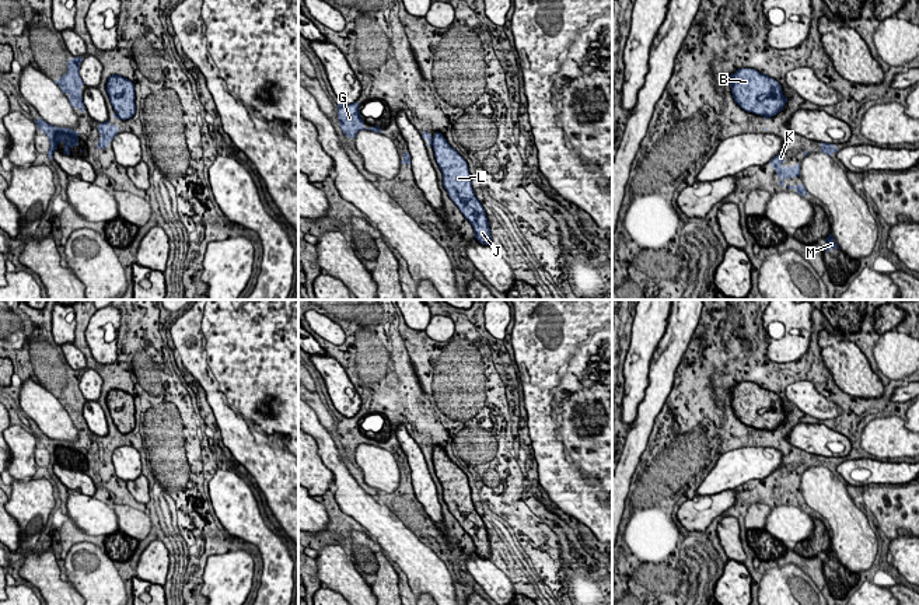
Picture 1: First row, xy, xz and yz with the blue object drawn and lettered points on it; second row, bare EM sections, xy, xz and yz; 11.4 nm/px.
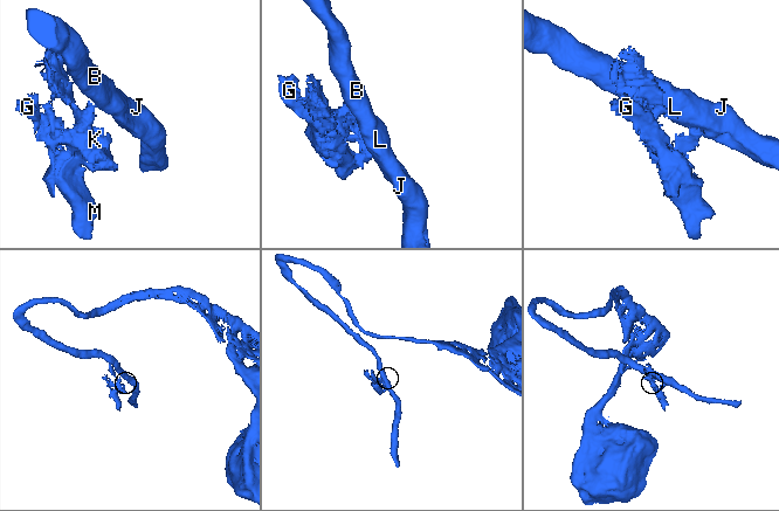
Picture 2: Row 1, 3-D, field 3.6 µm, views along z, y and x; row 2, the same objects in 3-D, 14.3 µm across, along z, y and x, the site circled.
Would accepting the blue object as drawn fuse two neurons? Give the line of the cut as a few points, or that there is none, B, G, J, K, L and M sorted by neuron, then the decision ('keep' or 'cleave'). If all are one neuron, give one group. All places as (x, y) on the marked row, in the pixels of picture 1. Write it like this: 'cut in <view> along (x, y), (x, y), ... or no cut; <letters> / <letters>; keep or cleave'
cut in xz along (433, 139), (430, 143); B J L / G K M; cleave

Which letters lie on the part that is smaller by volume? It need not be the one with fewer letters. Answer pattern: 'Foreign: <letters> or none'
Foreign: G, K, M

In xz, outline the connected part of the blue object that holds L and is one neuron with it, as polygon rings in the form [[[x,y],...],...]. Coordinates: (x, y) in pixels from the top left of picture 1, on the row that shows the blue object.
[[[441,133],[433,136],[436,161],[443,172],[443,186],[464,217],[472,224],[475,238],[490,245],[492,235],[485,209],[472,189],[472,178],[464,157],[454,150]]]

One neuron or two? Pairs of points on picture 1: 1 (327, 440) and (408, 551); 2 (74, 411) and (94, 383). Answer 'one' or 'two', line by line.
1: one
2: two

